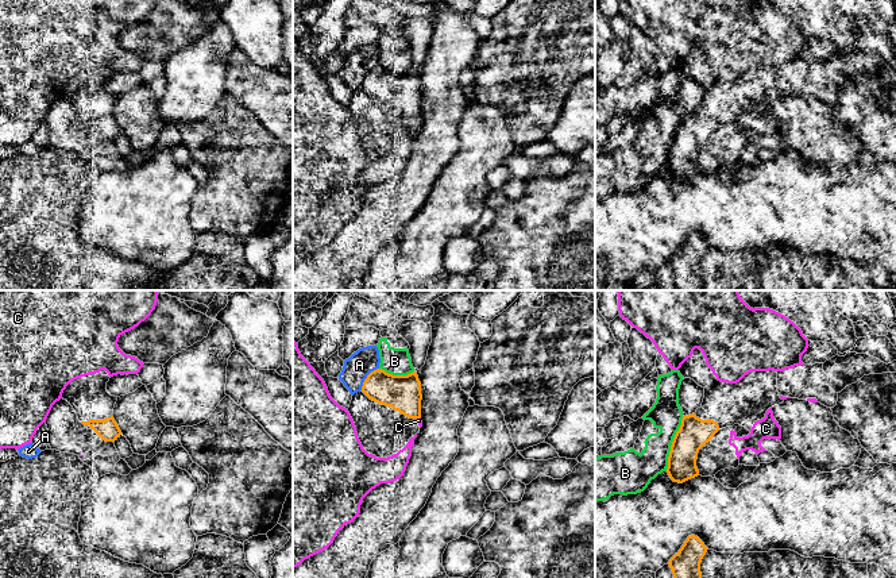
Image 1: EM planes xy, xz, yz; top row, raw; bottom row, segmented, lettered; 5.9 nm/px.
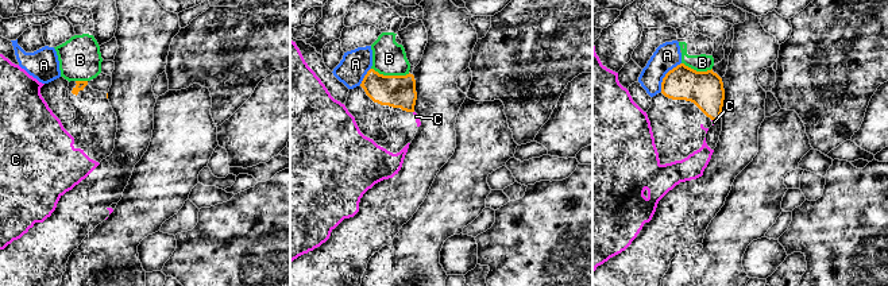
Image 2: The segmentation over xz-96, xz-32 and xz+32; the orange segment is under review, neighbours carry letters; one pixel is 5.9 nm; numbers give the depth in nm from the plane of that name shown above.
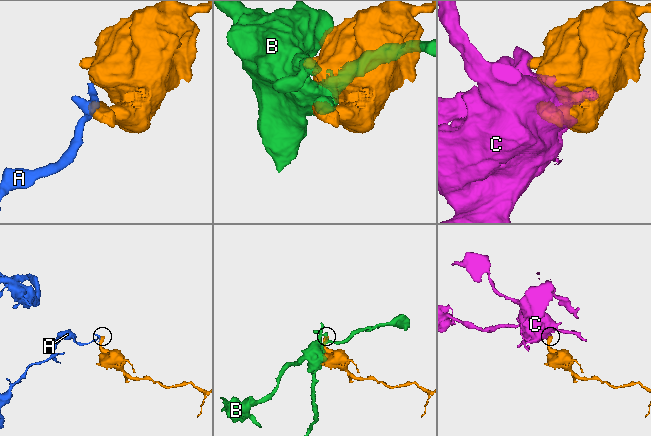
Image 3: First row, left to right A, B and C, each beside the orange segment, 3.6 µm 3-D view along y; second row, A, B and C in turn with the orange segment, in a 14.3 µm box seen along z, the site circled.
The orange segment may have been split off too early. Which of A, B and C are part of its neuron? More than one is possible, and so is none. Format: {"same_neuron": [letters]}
{"same_neuron": []}

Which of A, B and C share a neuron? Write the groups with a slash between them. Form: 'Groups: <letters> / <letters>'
Groups: A / B / C

